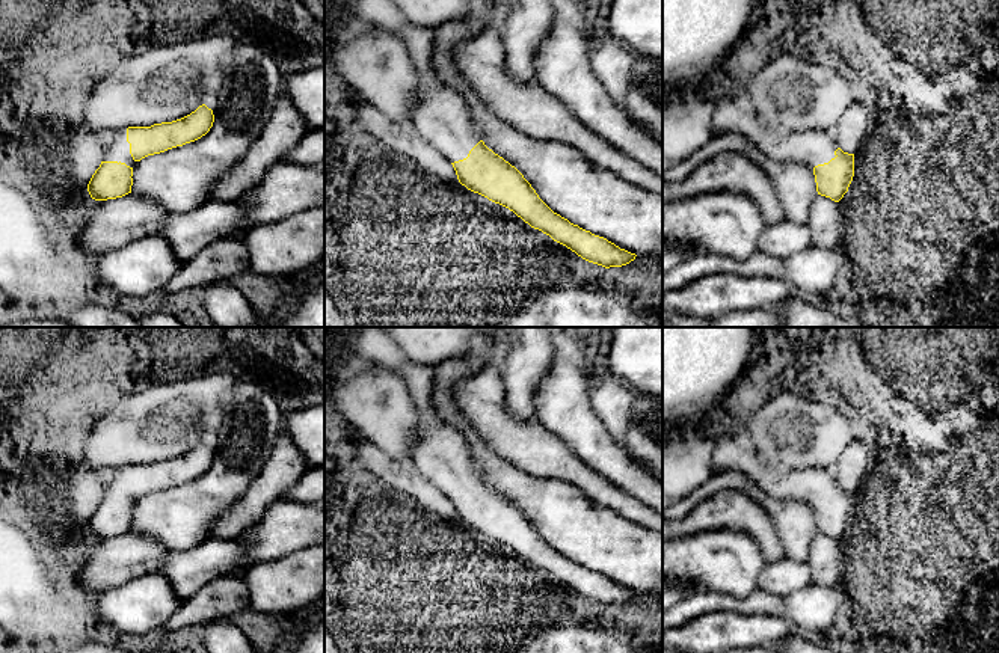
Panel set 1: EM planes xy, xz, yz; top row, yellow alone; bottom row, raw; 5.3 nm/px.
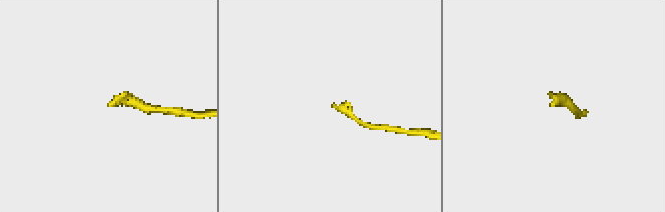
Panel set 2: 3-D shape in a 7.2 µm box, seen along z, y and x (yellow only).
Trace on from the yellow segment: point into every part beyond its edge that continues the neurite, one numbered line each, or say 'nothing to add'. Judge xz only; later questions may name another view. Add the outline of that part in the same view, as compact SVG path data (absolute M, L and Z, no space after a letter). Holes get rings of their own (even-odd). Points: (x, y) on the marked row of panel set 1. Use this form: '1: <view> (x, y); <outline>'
1: xz (441, 116); M407 24L401 41L418 72L418 98L412 109L409 128L430 143L447 161L468 157L480 142L465 98L445 86L432 66L433 29Z

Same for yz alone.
1: yz (811, 148); M741 89L715 103L712 134L726 131L747 136L776 161L804 164L812 170L815 166L835 158L835 151L838 149L830 130L795 131L774 142L753 122Z

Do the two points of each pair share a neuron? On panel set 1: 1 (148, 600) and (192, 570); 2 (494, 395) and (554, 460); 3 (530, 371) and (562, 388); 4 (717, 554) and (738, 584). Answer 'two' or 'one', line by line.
1: two
2: one
3: two
4: one

